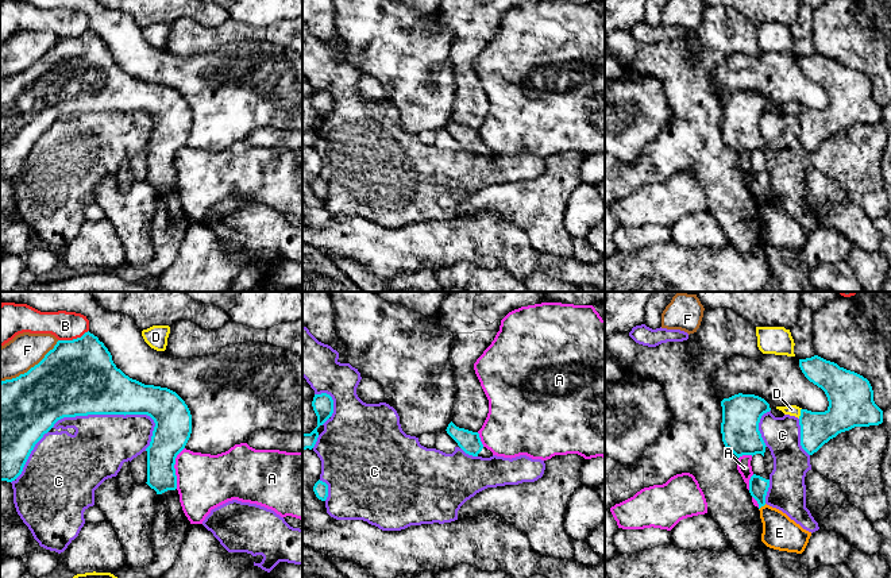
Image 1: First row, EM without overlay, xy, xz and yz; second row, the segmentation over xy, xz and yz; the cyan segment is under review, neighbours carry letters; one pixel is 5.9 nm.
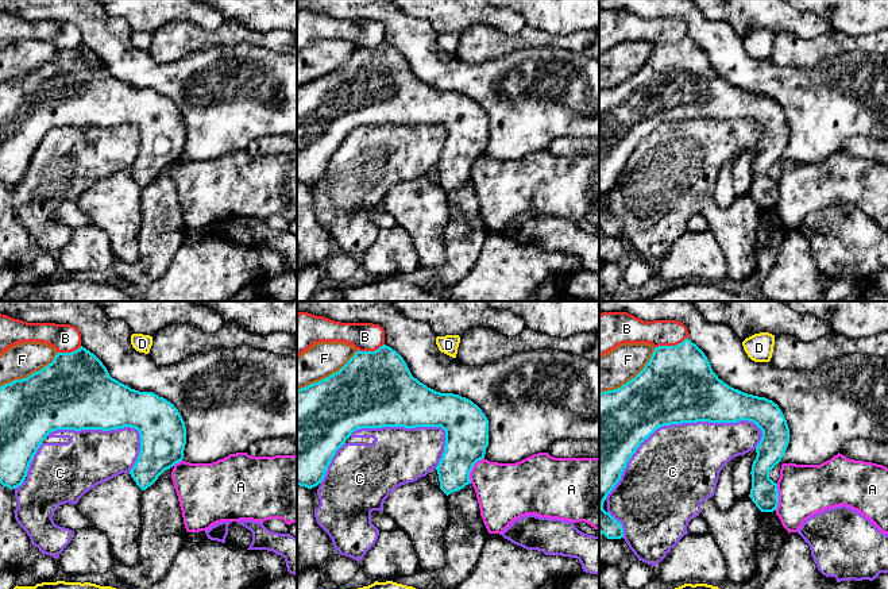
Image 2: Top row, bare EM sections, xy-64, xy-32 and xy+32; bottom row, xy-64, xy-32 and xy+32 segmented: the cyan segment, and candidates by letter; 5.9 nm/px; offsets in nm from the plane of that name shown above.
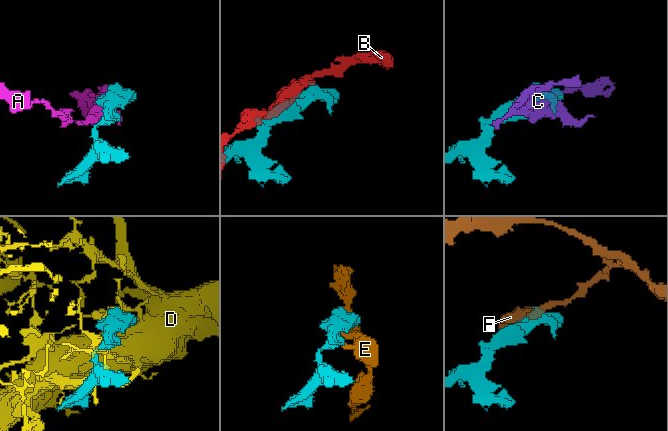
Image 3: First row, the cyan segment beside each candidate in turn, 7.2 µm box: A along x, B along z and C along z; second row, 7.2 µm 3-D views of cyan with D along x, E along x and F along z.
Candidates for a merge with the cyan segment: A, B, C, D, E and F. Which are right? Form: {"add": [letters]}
{"add": []}

